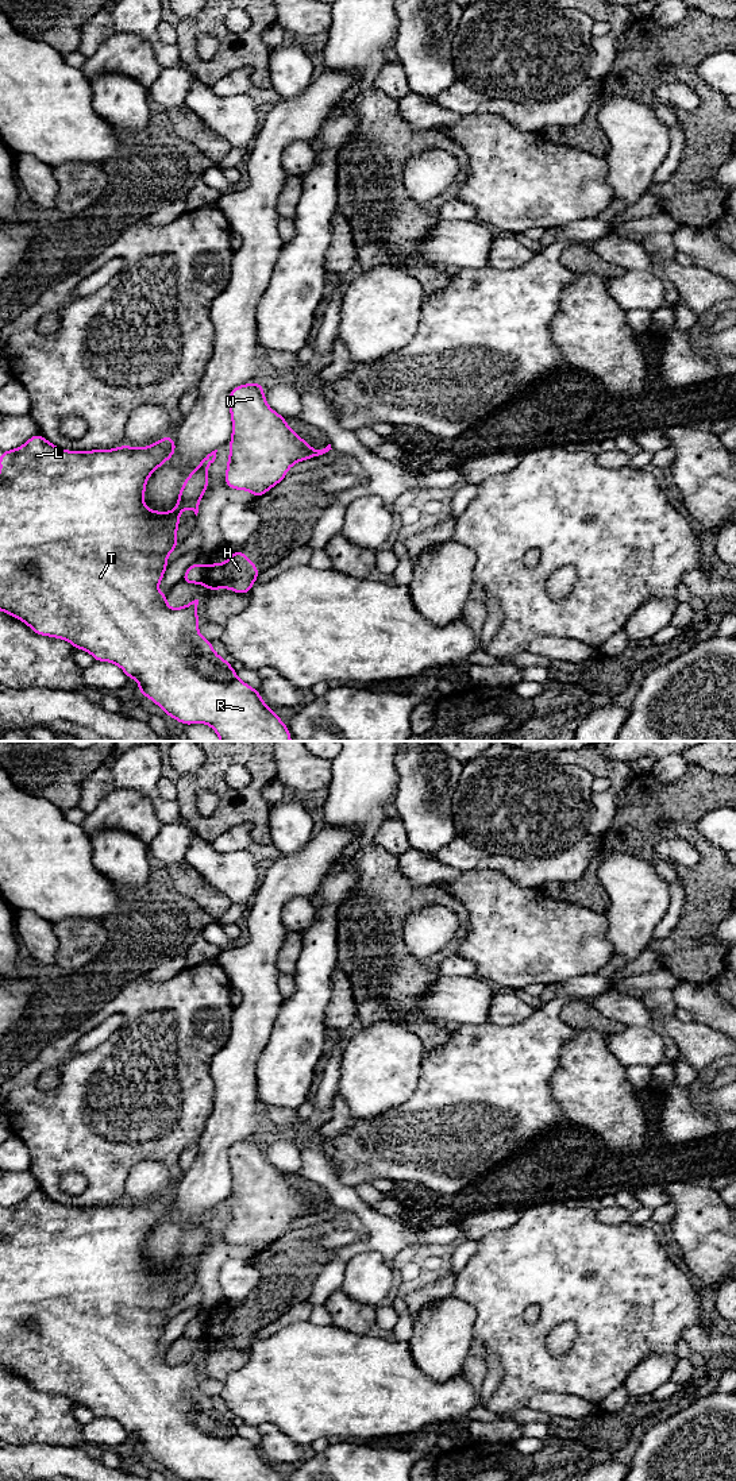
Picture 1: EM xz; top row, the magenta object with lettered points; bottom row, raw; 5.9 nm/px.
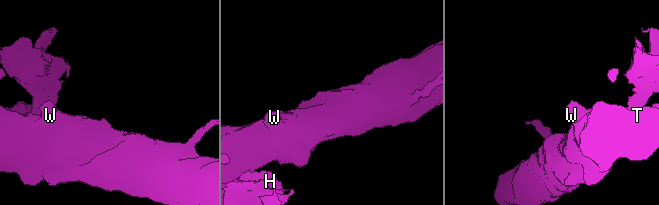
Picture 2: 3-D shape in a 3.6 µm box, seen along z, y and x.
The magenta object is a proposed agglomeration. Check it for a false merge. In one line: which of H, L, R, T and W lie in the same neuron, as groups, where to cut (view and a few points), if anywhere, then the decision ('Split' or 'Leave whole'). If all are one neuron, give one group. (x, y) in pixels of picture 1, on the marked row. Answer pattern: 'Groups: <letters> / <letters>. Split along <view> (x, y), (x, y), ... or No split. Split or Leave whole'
Groups: H / L R T W. Split along xz (207, 566), (203, 583). Split

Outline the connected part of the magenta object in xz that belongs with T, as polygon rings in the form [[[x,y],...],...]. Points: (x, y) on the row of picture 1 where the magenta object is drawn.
[[[39,432],[30,437],[23,446],[0,452],[0,610],[11,617],[15,617],[28,625],[34,633],[39,636],[50,636],[54,639],[68,640],[74,649],[88,651],[95,662],[109,662],[119,666],[128,679],[139,682],[138,691],[150,698],[158,705],[167,717],[173,717],[182,725],[207,724],[209,725],[220,741],[292,741],[288,725],[271,710],[262,699],[258,690],[242,682],[236,671],[220,657],[208,639],[199,633],[199,599],[189,602],[185,606],[170,609],[167,606],[167,593],[161,594],[158,585],[162,581],[167,568],[167,556],[178,547],[176,540],[180,527],[180,514],[190,508],[194,514],[199,513],[200,500],[203,498],[209,482],[207,468],[215,462],[217,450],[212,451],[201,459],[199,466],[184,481],[178,493],[178,502],[172,512],[154,512],[143,502],[146,493],[146,482],[153,471],[161,467],[176,454],[176,441],[173,436],[166,436],[158,441],[134,448],[123,444],[112,450],[92,450],[92,451],[66,451],[47,441]]]

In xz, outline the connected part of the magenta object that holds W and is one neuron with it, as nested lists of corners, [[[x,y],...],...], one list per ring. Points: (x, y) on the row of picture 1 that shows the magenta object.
[[[243,383],[228,394],[228,408],[232,421],[230,439],[230,458],[224,483],[235,490],[247,490],[255,498],[267,493],[286,478],[286,471],[296,463],[313,459],[328,452],[331,444],[323,450],[313,450],[304,439],[286,425],[286,419],[274,412],[266,402],[263,385]]]

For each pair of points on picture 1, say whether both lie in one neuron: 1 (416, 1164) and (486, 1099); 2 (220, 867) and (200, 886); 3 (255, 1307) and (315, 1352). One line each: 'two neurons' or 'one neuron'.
1: one neuron
2: two neurons
3: two neurons

